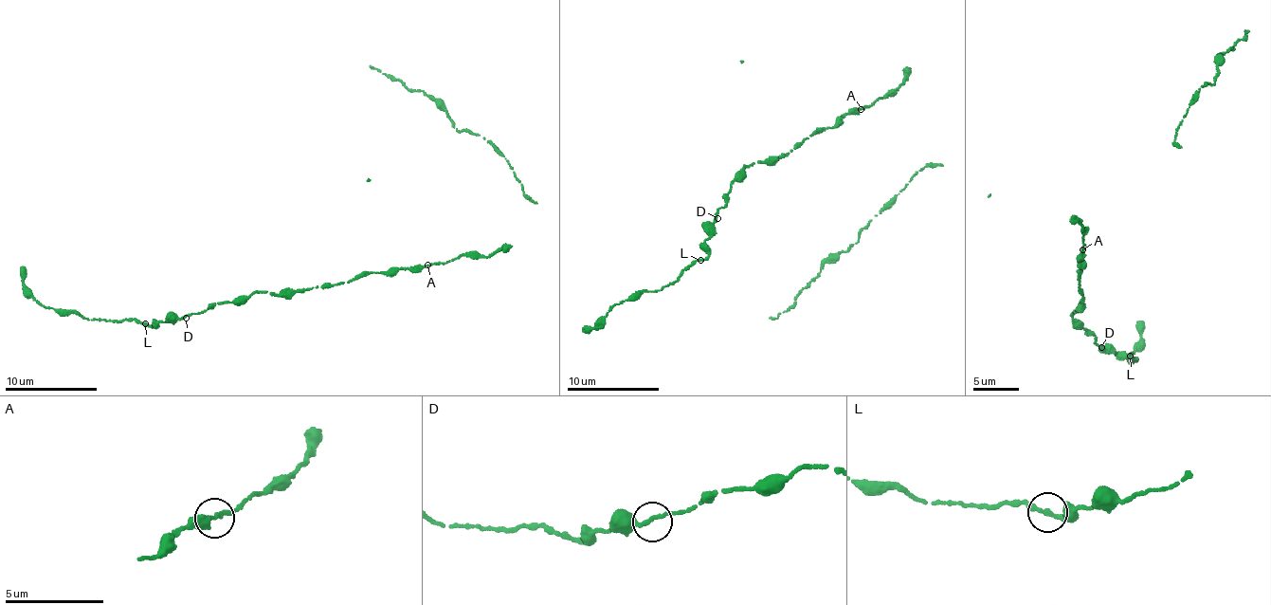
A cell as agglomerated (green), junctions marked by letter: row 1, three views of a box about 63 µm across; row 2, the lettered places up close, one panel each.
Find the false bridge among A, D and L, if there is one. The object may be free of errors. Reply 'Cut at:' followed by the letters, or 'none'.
Cut at: none

